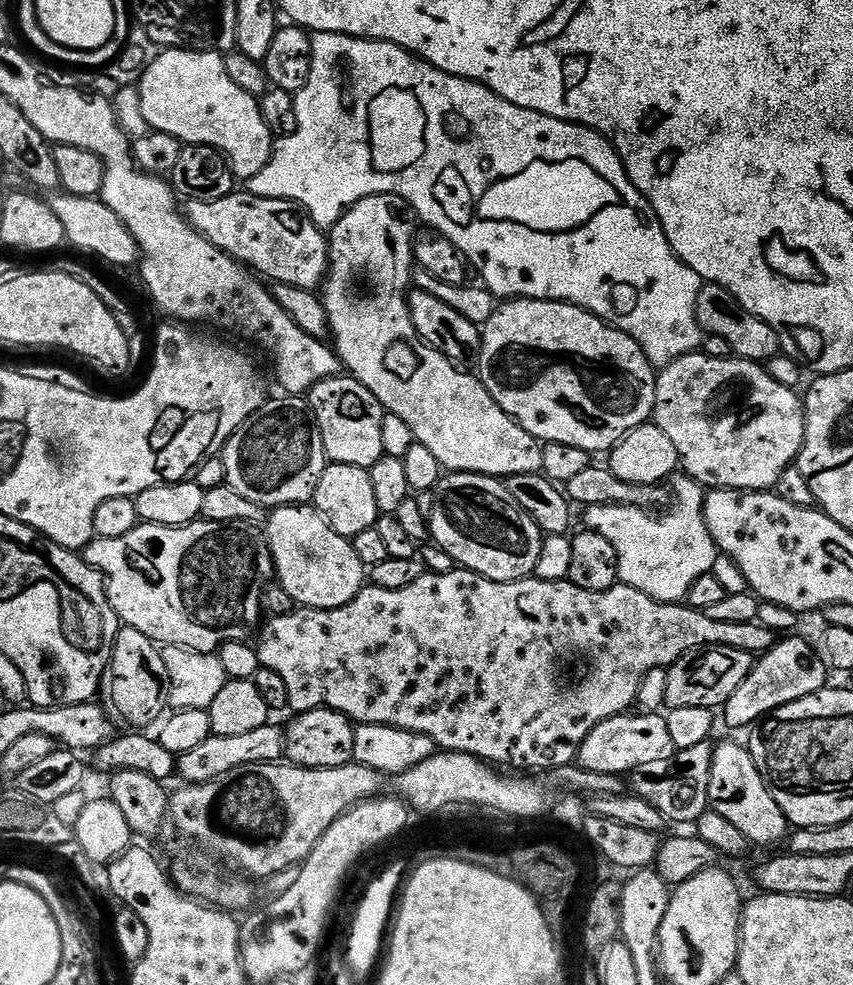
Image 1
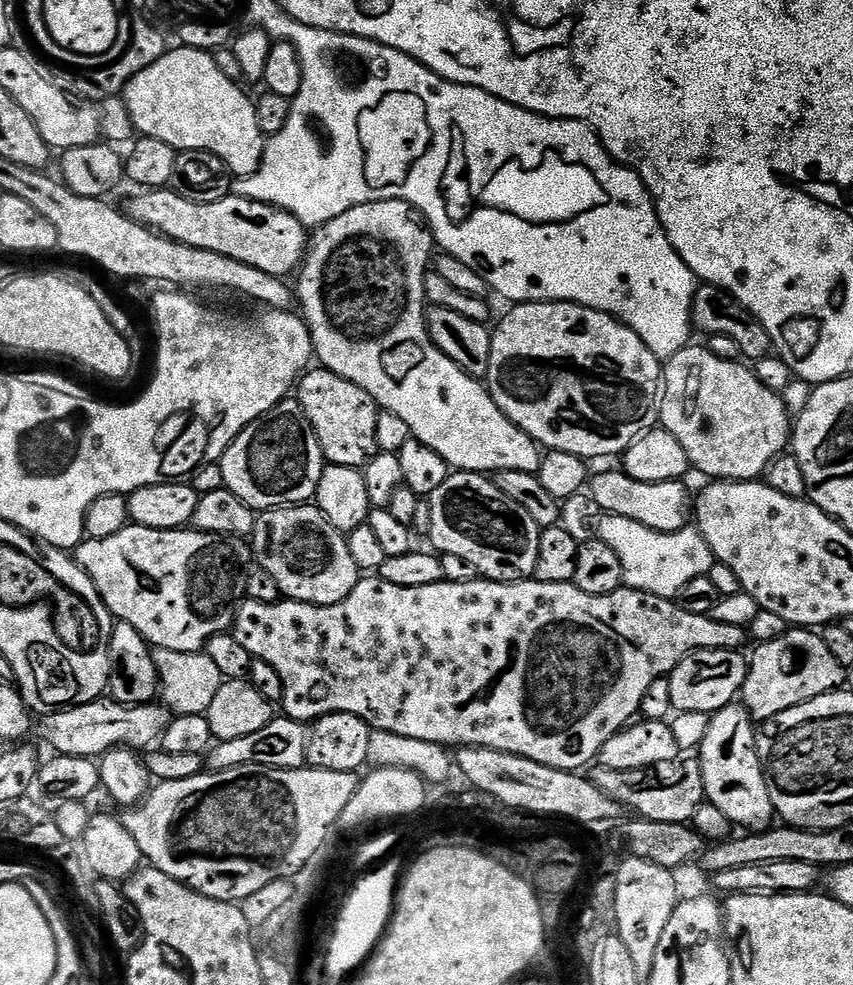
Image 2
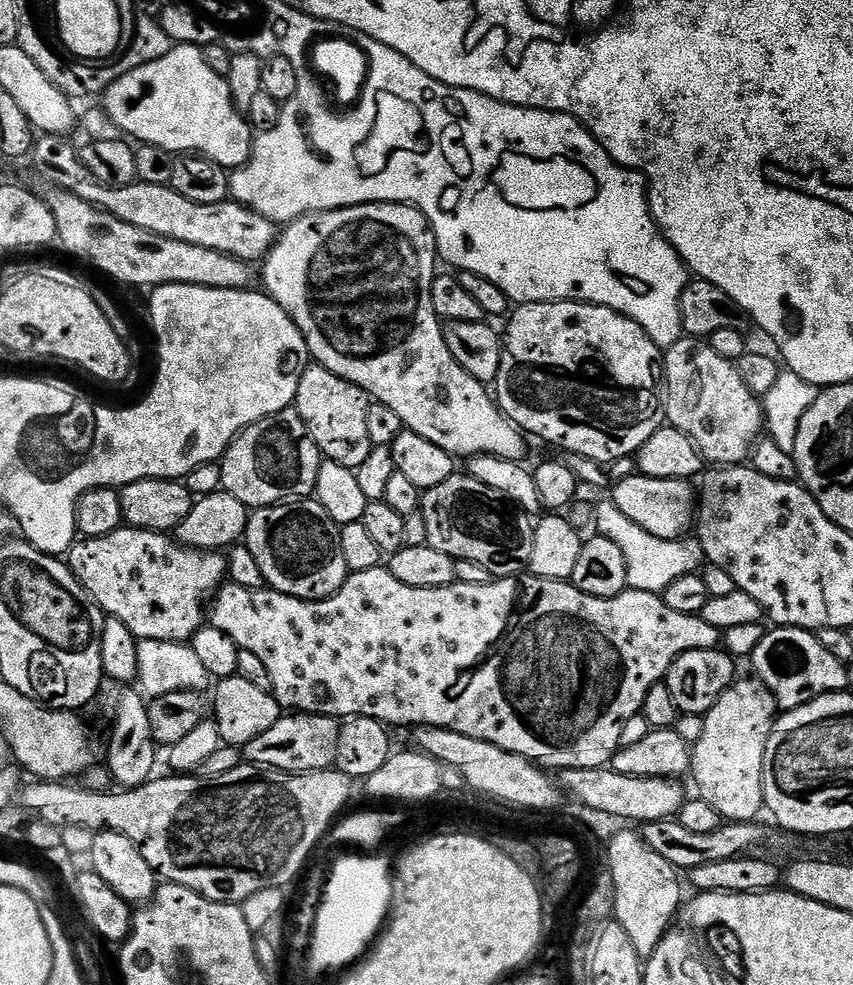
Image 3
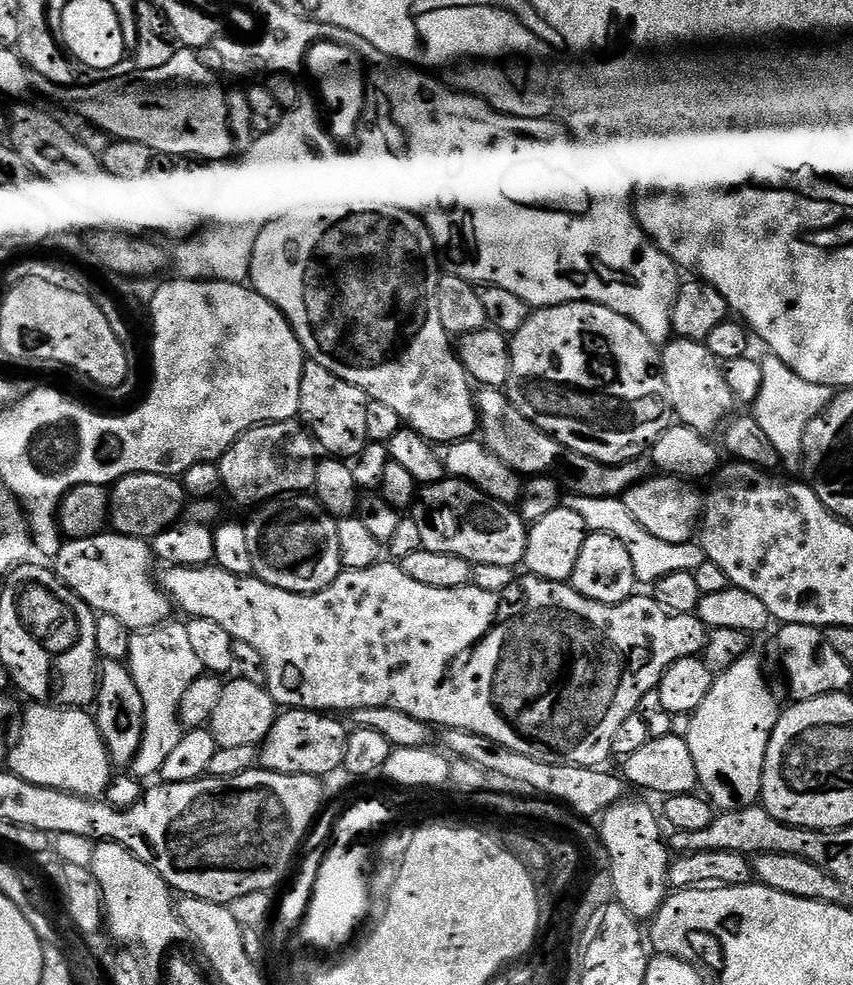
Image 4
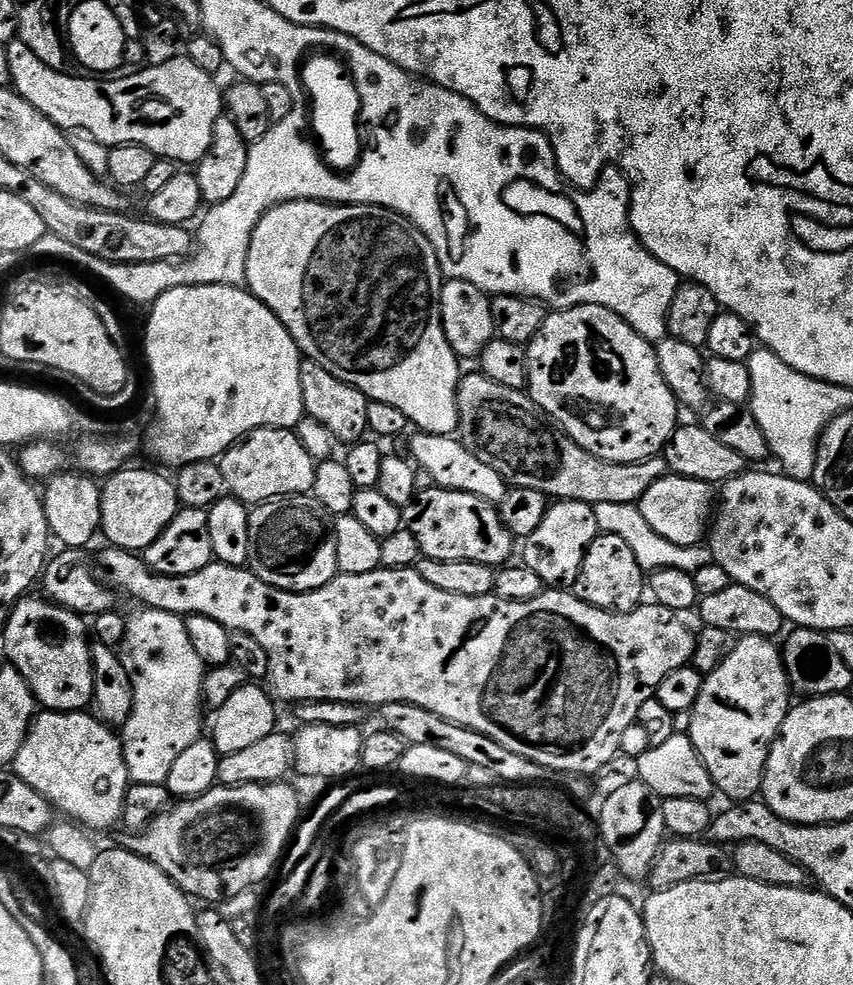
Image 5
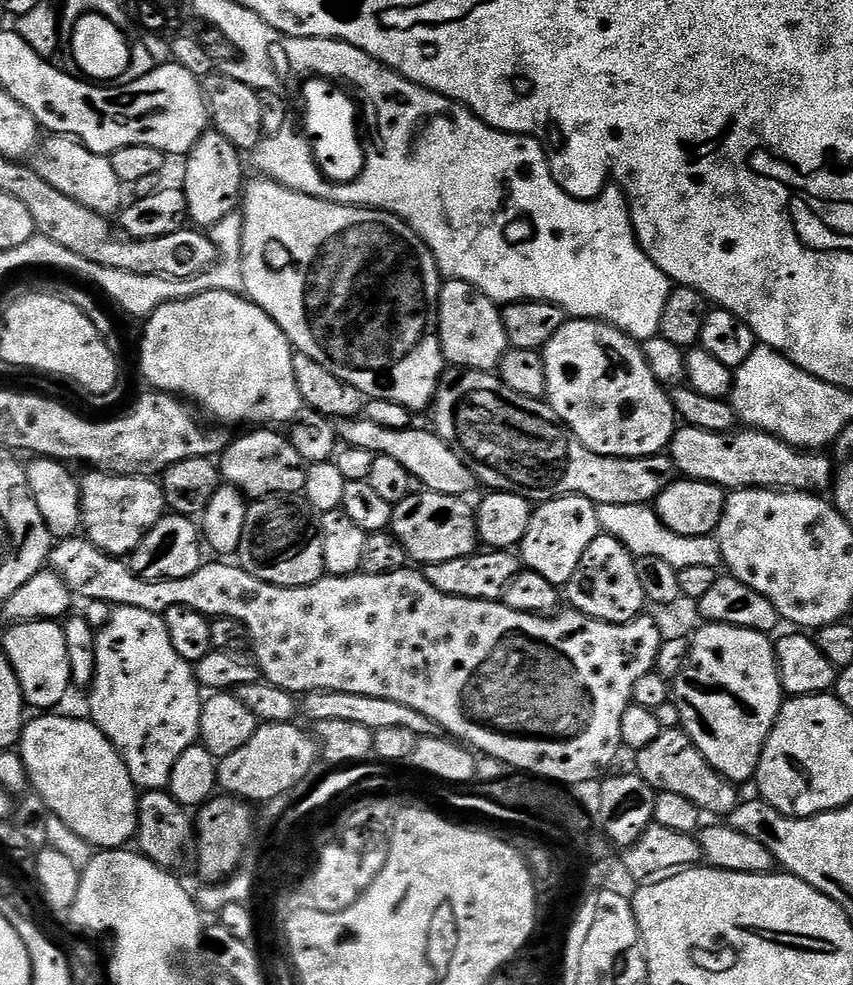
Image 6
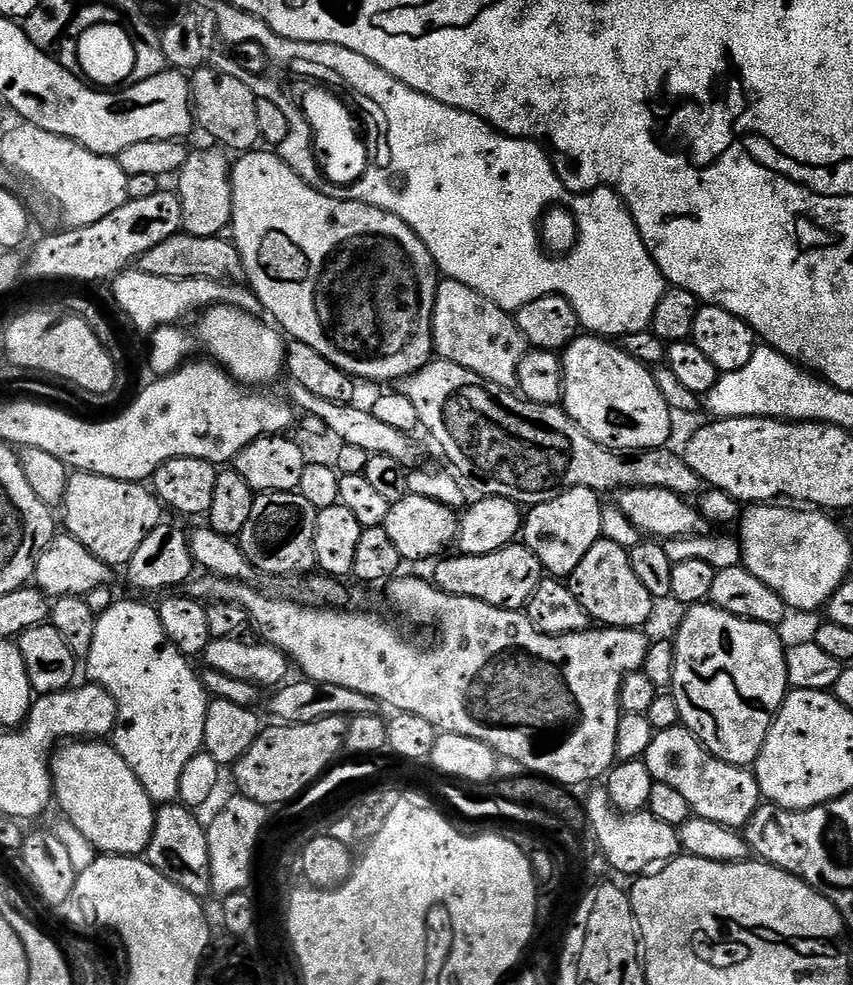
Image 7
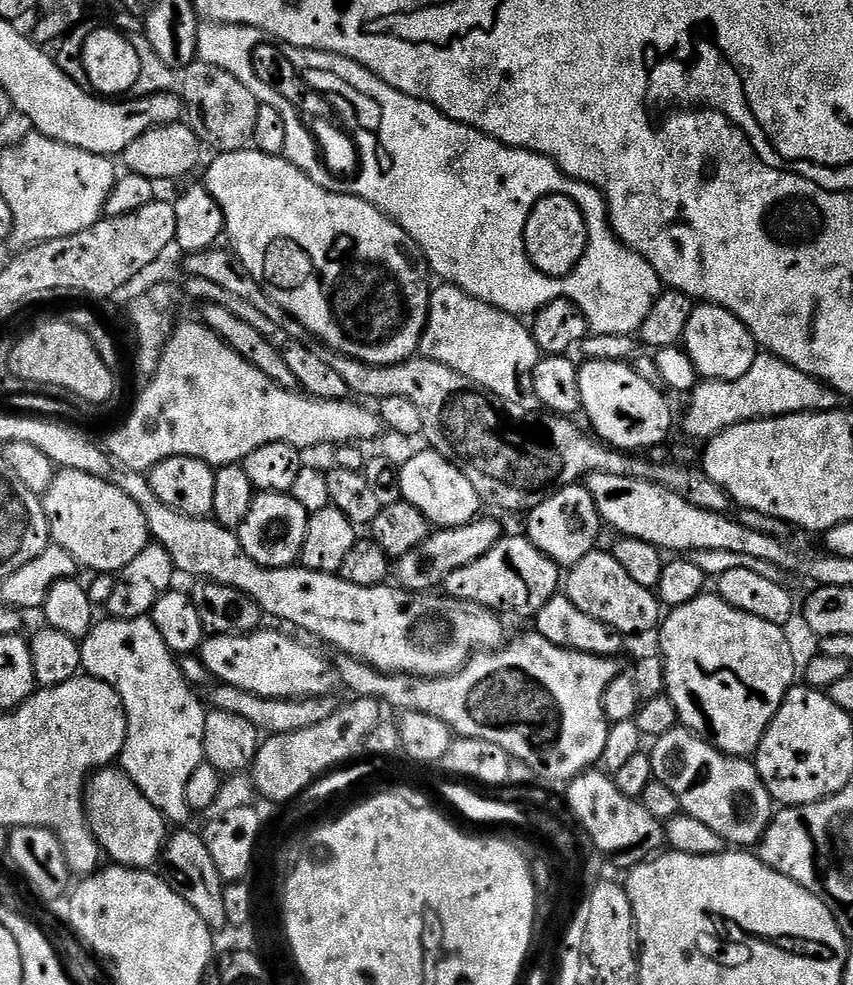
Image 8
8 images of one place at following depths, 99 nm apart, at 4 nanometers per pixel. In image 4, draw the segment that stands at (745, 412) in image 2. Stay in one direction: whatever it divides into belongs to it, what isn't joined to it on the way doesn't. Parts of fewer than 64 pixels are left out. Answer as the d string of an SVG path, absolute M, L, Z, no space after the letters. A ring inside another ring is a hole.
M679 338L669 340L660 352L660 371L666 382L671 411L687 428L712 434L733 415L732 407L737 407L738 401L726 382L721 361L710 354L707 343Z

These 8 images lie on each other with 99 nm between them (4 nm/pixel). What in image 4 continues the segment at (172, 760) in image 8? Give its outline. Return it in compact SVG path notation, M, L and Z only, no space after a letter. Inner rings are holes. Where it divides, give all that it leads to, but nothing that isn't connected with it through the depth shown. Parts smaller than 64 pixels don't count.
M175 622L135 633L130 642L126 663L138 686L138 694L142 694L145 741L149 745L164 744L161 748L140 748L130 768L137 777L155 777L162 770L162 762L166 762L166 757L170 755L170 748L178 746L178 742L184 737L186 729L180 721L180 703L183 702L186 690L201 677L204 667L194 654L187 627Z

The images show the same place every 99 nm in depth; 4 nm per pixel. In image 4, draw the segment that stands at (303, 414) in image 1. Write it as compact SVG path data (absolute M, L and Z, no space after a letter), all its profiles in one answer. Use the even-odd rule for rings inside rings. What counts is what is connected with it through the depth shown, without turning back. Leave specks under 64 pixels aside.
M283 420L281 424L257 424L249 432L243 432L220 457L223 491L229 492L238 503L251 506L307 493L304 491L316 483L316 452L317 445L299 423Z

